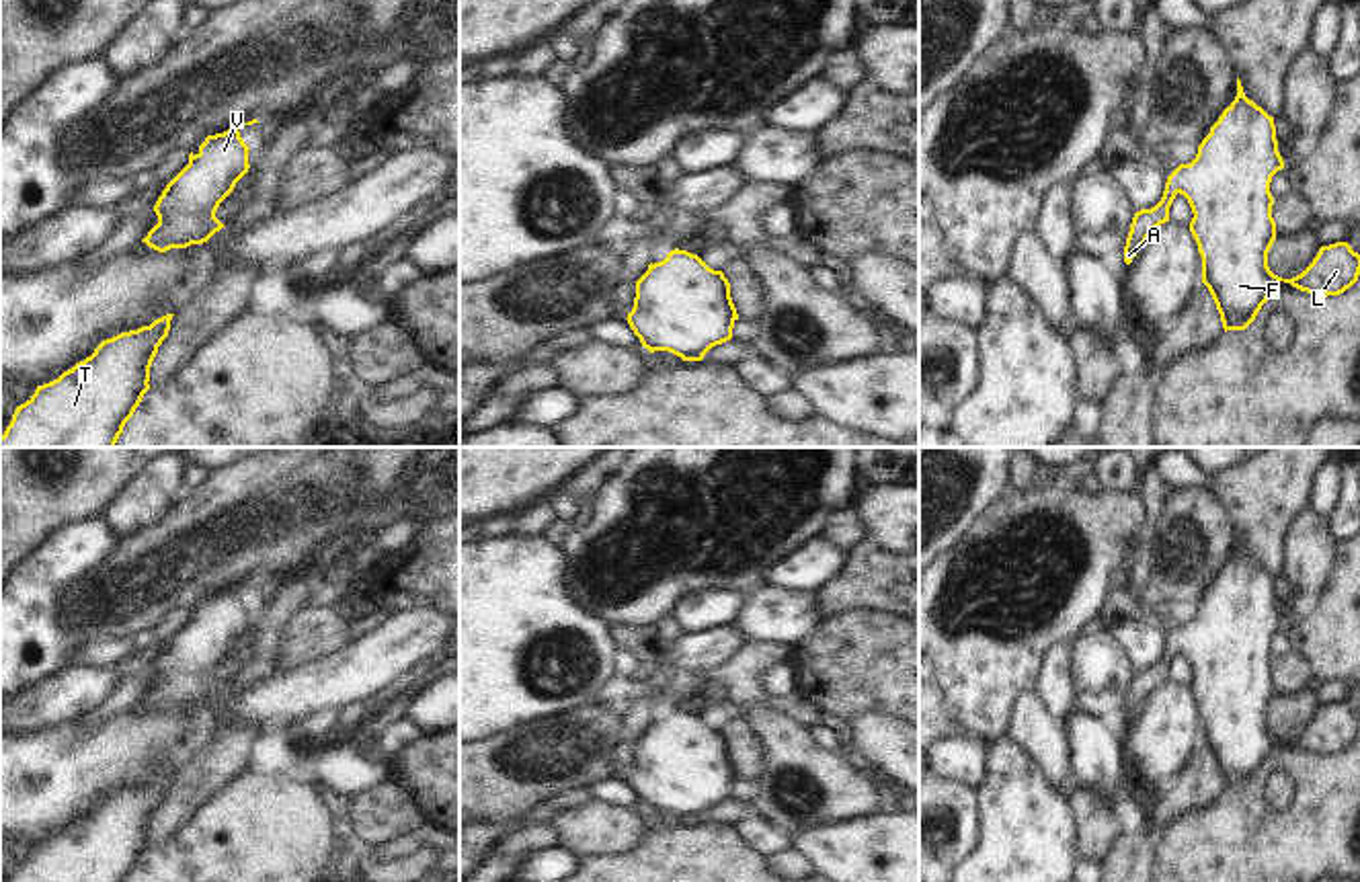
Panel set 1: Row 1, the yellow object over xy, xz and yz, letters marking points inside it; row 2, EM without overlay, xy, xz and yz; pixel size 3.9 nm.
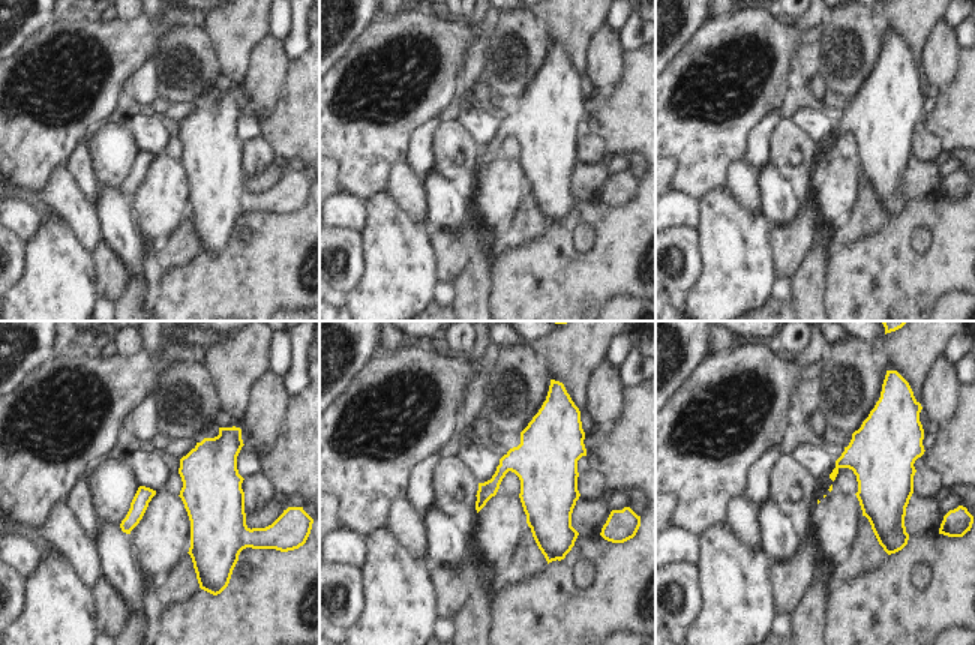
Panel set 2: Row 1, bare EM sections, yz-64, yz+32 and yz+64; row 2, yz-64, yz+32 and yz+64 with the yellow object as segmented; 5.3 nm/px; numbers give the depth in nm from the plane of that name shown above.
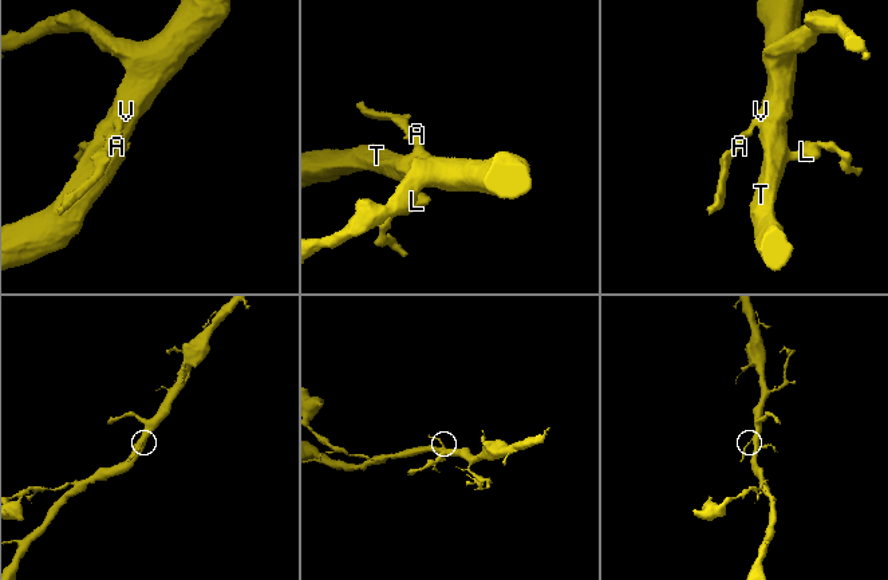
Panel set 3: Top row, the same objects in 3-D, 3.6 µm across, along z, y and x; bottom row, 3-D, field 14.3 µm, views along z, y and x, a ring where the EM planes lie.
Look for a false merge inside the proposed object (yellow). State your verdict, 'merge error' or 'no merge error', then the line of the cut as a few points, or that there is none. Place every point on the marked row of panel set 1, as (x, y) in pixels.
no merge error; cut none

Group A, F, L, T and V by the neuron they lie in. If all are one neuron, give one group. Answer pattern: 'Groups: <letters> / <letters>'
Groups: A F L T V.

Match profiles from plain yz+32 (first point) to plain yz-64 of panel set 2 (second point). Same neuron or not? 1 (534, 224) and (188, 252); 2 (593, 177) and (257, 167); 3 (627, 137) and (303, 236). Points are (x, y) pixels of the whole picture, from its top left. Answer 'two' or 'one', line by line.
1: one
2: two
3: one

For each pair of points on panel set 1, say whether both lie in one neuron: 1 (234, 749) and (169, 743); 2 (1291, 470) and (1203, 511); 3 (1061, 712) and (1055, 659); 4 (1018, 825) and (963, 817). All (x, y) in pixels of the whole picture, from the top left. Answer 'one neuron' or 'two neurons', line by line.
1: two neurons
2: two neurons
3: one neuron
4: two neurons

